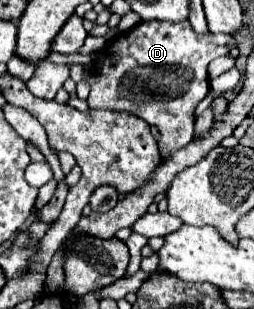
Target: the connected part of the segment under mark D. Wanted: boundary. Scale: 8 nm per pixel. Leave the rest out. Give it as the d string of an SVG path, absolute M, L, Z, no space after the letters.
M139 22L129 32L119 32L107 48L95 52L99 68L95 68L95 58L91 64L69 64L71 80L89 82L91 94L87 104L91 108L131 112L147 124L153 124L161 132L161 154L171 156L193 140L193 112L209 94L209 62L229 54L235 46L229 34L197 36L189 22Z

